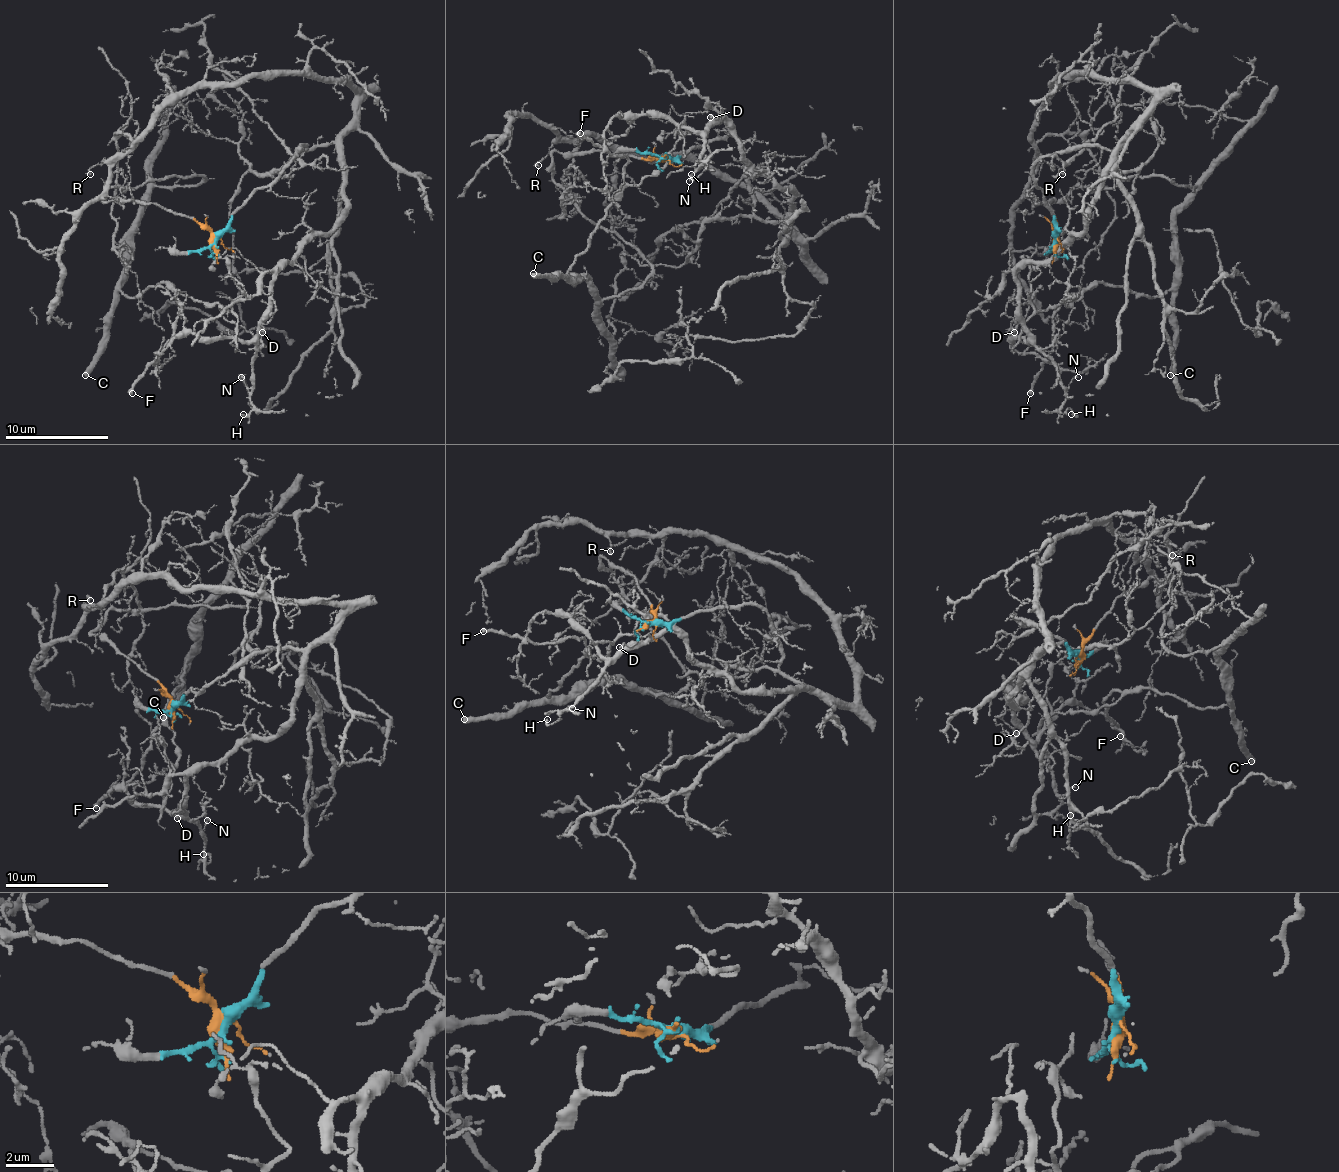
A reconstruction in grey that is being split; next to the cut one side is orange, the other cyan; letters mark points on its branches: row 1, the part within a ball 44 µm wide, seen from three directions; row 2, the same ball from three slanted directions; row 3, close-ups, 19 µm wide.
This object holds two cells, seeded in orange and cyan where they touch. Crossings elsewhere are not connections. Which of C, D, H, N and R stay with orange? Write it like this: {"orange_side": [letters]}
{"orange_side": ["C"]}

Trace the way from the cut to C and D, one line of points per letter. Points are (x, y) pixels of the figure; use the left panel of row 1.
C: (215, 242), (153, 203), (104, 201), (107, 185), (202, 178), (156, 185), (107, 348), (86, 376)
D: (215, 242), (233, 214), (302, 147), (333, 144), (346, 214), (277, 273), (272, 312), (261, 332)

